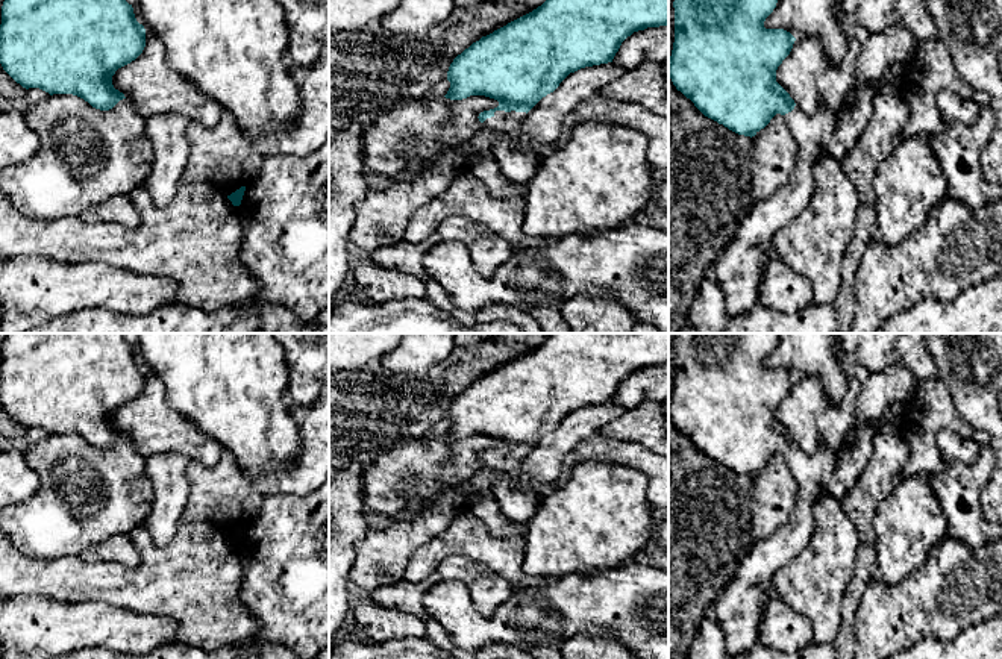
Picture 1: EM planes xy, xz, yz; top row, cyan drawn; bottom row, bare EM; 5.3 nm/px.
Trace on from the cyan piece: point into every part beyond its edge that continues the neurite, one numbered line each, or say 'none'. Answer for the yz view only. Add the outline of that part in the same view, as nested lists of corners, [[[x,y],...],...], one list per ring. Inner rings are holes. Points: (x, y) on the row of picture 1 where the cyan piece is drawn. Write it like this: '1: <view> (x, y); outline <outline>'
1: yz (738, 270); outline [[[902,23],[870,35],[856,58],[855,85],[838,111],[822,109],[808,115],[794,106],[784,115],[799,144],[796,170],[787,186],[755,203],[712,270],[725,291],[729,317],[759,305],[761,276],[775,251],[775,233],[808,206],[814,191],[814,164],[828,153],[840,112],[855,103],[861,88],[879,82],[891,67],[906,67],[917,44],[916,35]]]

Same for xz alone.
1: xz (517, 162); outline [[[496,111],[482,123],[484,127],[508,136],[493,144],[493,156],[508,182],[515,186],[526,186],[544,158],[544,151],[520,142],[524,117],[526,112]]]

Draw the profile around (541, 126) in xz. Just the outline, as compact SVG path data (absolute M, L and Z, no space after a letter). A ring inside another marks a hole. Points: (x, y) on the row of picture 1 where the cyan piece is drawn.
M608 62L570 73L553 92L526 114L520 127L520 142L546 153L546 148L561 136L564 117L625 71L622 65Z

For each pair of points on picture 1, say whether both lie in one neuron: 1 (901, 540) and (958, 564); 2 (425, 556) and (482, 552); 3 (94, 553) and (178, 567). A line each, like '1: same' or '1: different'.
1: different
2: same
3: different

